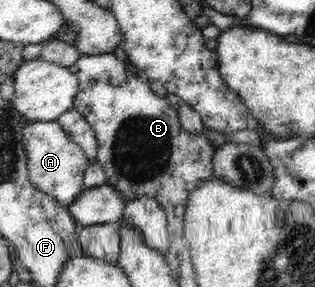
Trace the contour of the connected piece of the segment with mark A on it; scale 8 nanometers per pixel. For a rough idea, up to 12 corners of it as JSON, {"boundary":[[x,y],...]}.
{"boundary":[[28,121],[29,181],[69,208],[90,161],[58,121]]}

